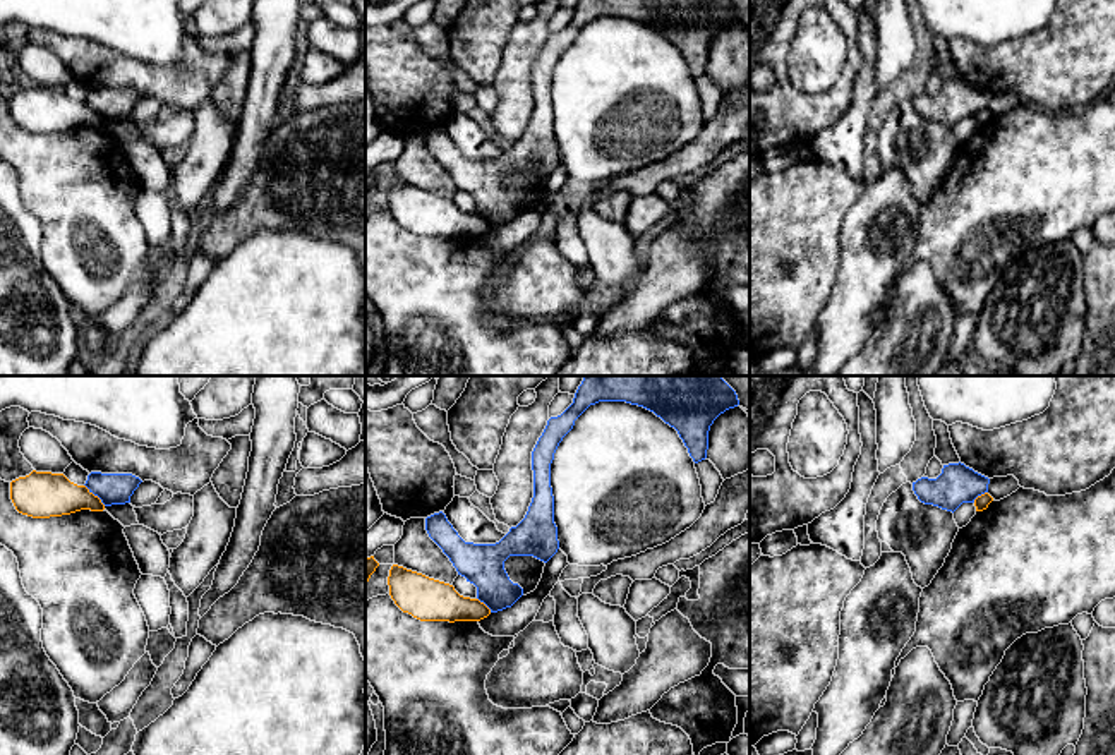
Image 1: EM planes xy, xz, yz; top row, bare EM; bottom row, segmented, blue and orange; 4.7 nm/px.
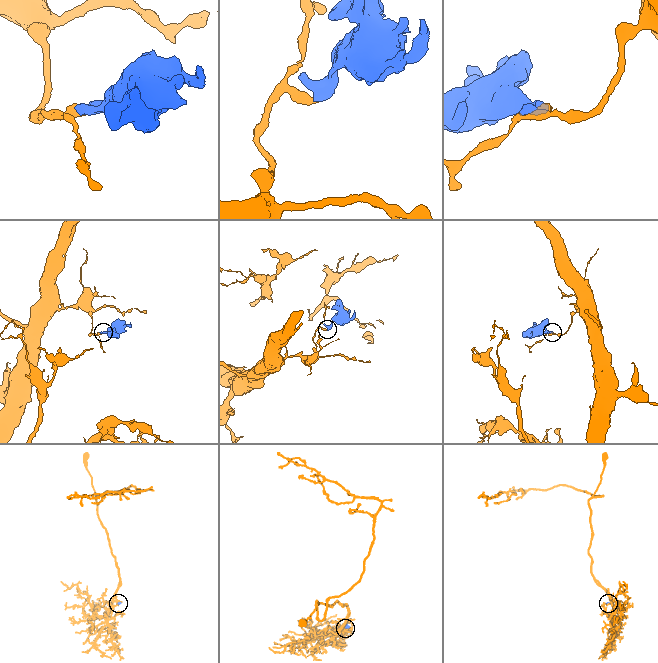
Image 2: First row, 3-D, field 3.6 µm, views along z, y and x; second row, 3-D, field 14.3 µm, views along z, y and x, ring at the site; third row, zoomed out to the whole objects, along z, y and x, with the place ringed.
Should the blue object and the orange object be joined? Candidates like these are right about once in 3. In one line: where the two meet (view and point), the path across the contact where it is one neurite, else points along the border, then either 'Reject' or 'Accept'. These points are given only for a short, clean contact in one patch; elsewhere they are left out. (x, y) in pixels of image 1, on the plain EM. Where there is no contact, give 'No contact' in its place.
Touches blue at xy (95, 110). Boundary: xy (84, 100), (105, 120). Reject

